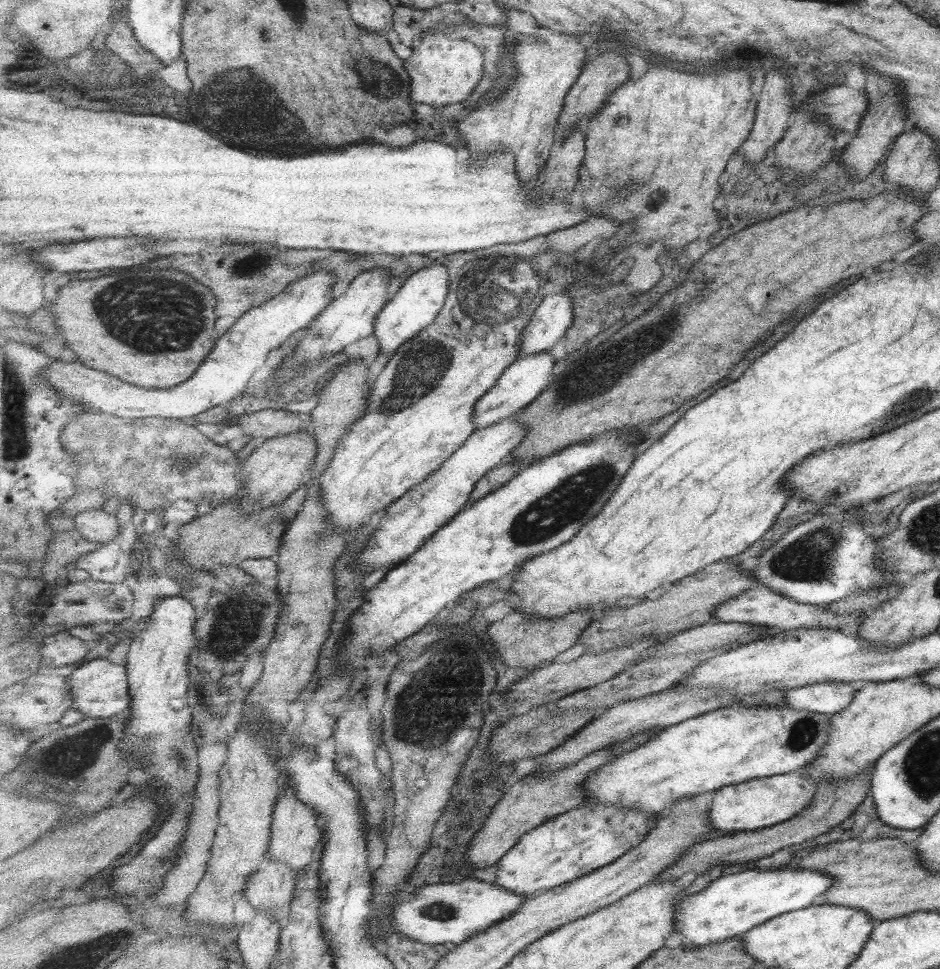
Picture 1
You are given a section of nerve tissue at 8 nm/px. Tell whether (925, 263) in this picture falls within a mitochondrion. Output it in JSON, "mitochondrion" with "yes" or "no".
{"mitochondrion":"yes"}

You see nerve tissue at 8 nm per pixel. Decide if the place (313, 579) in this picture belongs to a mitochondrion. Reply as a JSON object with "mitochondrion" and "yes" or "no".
{"mitochondrion":"no"}

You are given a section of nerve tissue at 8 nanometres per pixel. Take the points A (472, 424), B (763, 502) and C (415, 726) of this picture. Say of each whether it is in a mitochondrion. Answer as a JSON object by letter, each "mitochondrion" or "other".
{"A":"other","B":"other","C":"mitochondrion"}

